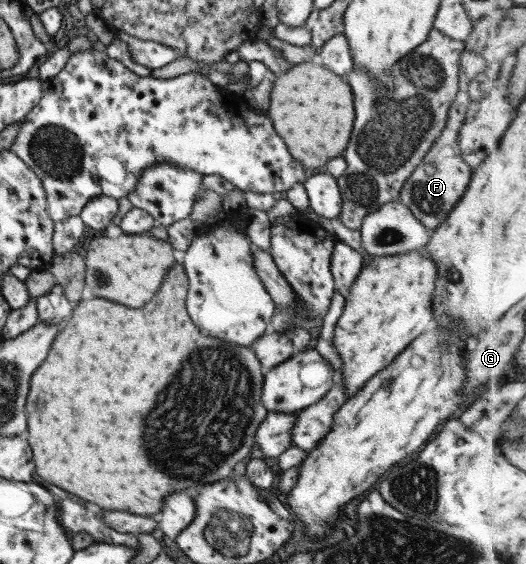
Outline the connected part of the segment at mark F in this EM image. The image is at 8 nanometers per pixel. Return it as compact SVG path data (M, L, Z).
M464 49L458 59L458 88L455 99L448 109L447 119L444 128L440 131L439 137L431 144L419 165L411 172L411 175L404 181L399 191L400 201L417 221L425 228L434 230L444 222L449 211L458 203L463 195L467 184L470 182L471 168L463 161L459 146L457 145L457 133L464 120L464 113L471 102L467 95L467 88L470 80L487 68L480 53L473 53Z

